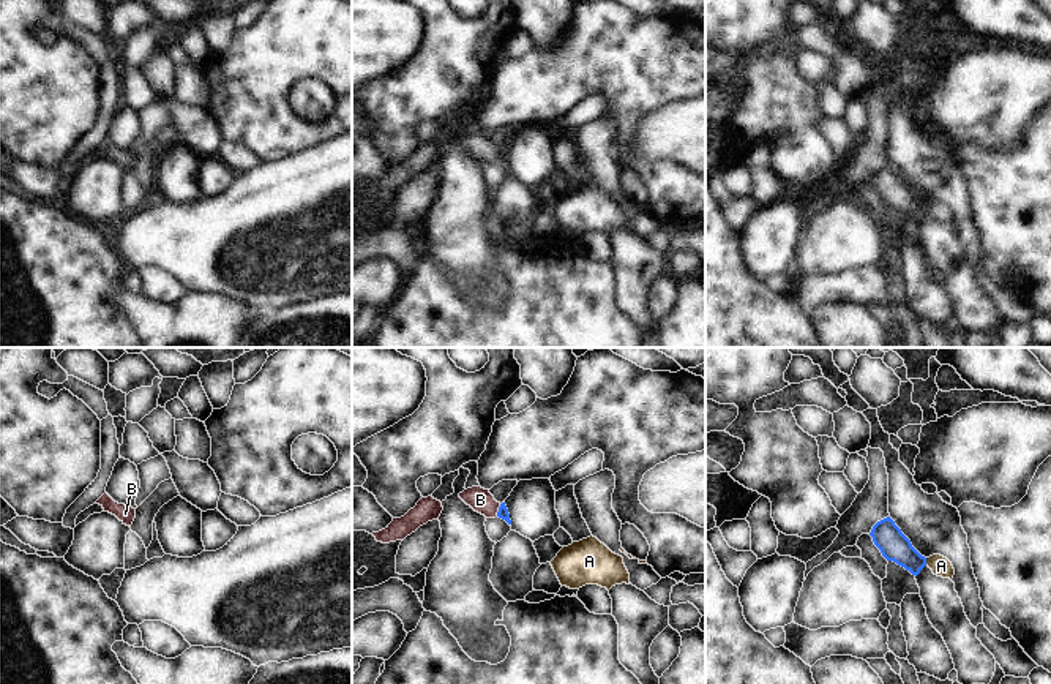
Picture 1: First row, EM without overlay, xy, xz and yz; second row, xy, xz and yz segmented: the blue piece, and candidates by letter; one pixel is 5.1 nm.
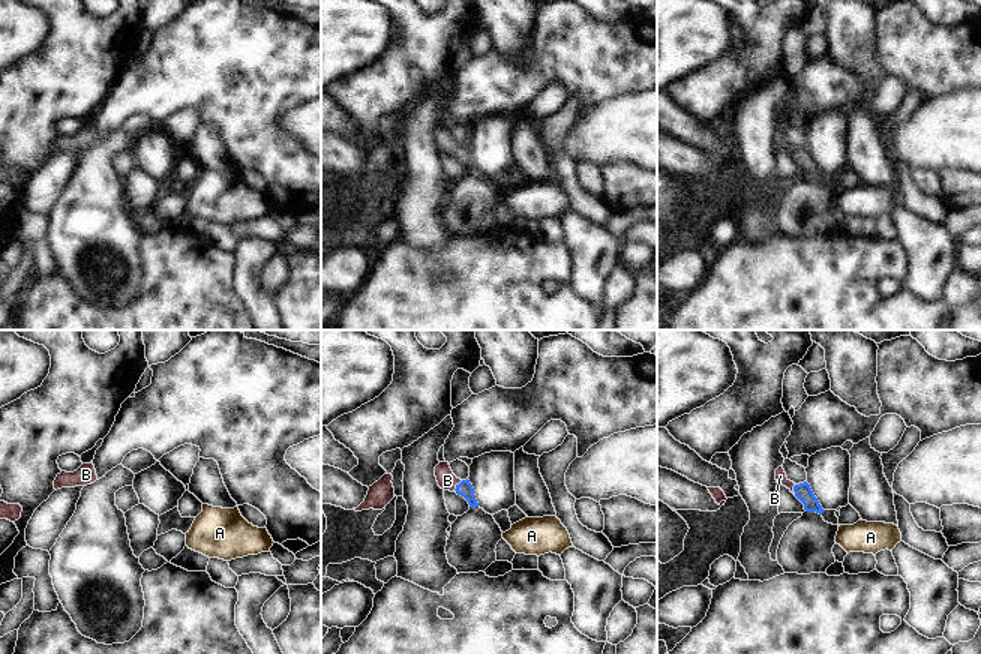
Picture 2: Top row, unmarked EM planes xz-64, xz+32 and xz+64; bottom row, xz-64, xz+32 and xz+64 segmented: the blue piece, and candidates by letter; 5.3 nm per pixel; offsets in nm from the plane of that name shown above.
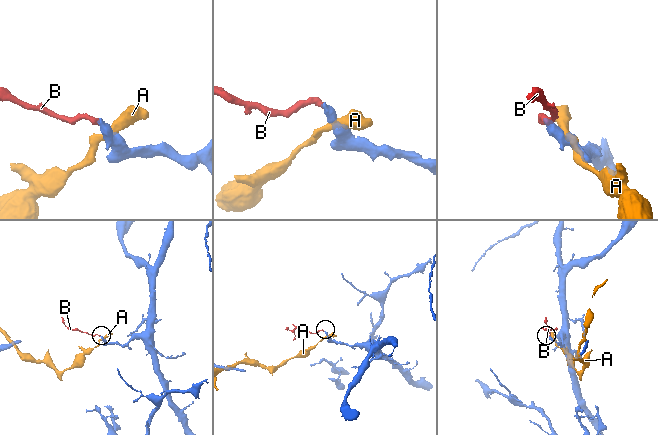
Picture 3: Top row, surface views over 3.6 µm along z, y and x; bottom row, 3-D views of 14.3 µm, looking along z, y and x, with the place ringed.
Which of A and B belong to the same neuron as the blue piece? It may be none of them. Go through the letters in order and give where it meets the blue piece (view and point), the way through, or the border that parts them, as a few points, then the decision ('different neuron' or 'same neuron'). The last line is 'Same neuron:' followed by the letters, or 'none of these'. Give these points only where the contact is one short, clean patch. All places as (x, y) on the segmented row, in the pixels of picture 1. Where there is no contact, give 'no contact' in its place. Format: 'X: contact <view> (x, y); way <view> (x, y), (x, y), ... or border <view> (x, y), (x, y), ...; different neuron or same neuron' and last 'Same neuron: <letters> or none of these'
A: contact yz (925, 561); border yz (925, 558), (927, 564); different neuron
B: contact xz (499, 511); way xz (502, 512), (499, 511), (491, 509), (480, 499); same neuron
Same neuron: B

